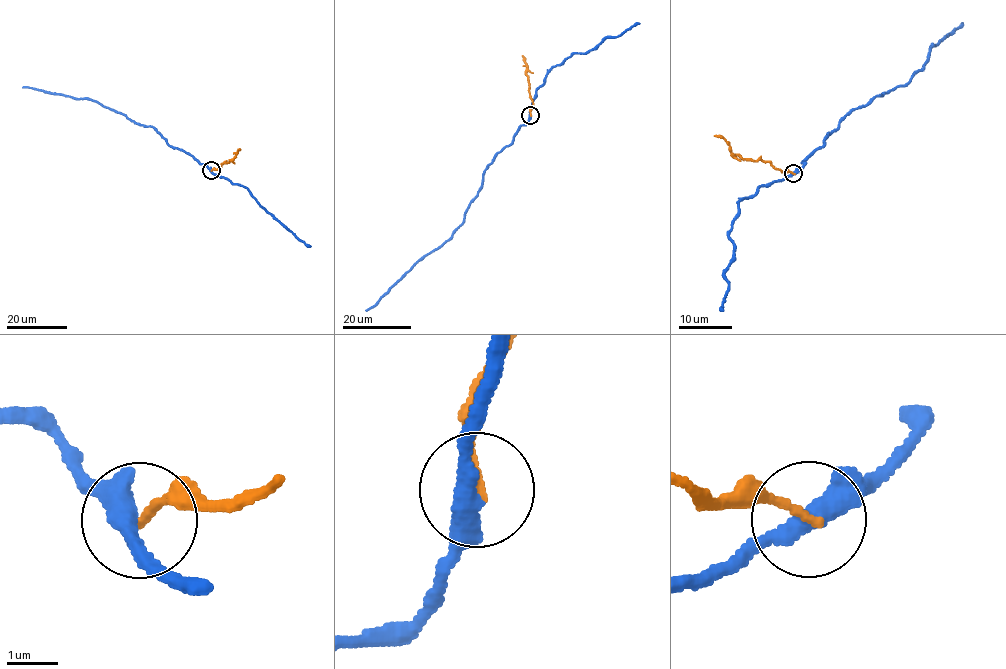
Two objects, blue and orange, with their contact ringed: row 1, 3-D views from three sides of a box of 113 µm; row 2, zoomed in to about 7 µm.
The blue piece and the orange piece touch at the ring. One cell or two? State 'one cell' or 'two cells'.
two cells

